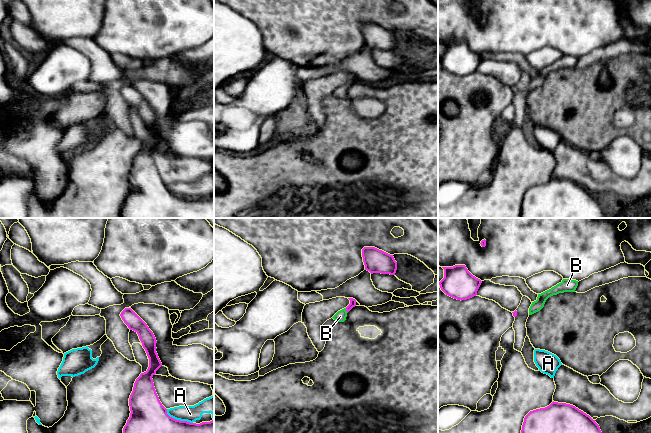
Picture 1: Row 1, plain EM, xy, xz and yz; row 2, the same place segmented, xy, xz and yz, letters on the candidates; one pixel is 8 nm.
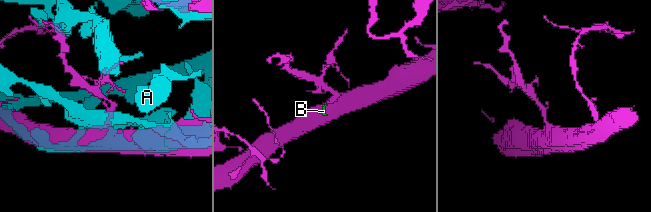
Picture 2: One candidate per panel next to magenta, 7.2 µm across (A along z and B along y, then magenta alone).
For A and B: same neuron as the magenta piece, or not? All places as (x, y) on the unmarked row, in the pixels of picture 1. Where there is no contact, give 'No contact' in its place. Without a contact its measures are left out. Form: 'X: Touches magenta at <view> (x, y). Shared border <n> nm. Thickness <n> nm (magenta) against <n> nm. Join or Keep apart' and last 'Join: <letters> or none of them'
A: Touches magenta at xy (178, 196). Shared border 240 nm. Thickness 460 nm (magenta) against 130 nm. Keep apart
B: Touches magenta at xz (346, 86). Shared border 40 nm. Thickness 50 nm (magenta) against 90 nm. Join
Join: B

